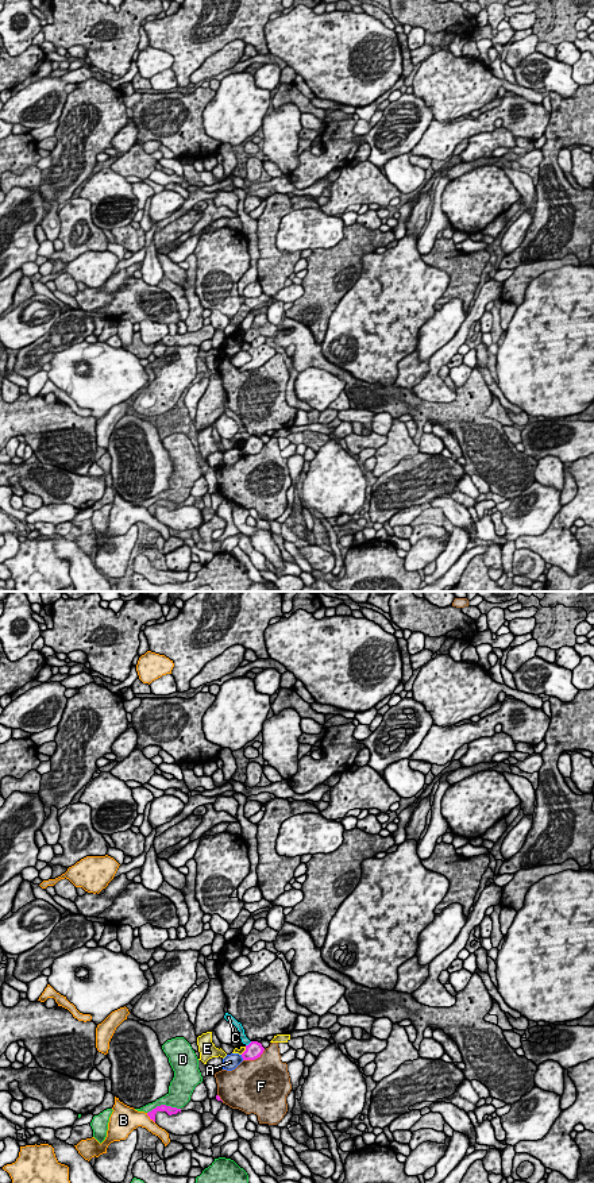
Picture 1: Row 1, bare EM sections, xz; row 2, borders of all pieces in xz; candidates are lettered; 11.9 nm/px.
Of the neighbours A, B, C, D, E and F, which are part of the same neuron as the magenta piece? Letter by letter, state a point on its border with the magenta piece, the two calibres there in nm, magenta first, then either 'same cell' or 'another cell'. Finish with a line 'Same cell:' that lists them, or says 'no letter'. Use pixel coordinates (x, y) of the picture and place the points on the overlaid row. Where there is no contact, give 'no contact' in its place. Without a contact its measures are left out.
A: xz (242, 1056) | 200/180 nm | another cell
B: xz (150, 1118) | 90/260 nm | another cell
C: xz (250, 1043) | 200/90 nm | same cell
D: xz (164, 1105) | 100/280 nm | another cell
E: xz (245, 1051) | 200/70 nm | another cell
F: xz (254, 1059) | 200/500 nm | another cell
Same cell: C

